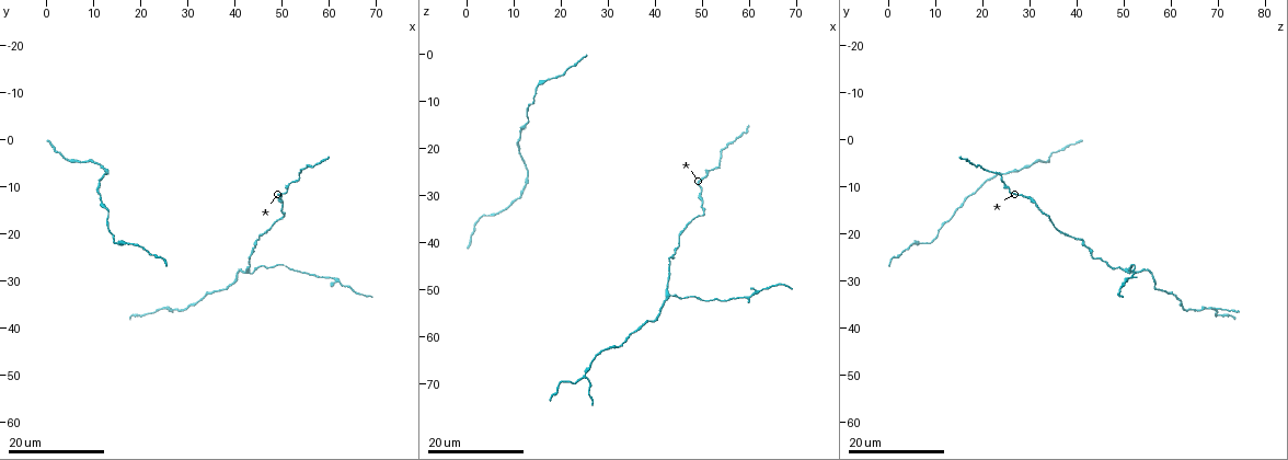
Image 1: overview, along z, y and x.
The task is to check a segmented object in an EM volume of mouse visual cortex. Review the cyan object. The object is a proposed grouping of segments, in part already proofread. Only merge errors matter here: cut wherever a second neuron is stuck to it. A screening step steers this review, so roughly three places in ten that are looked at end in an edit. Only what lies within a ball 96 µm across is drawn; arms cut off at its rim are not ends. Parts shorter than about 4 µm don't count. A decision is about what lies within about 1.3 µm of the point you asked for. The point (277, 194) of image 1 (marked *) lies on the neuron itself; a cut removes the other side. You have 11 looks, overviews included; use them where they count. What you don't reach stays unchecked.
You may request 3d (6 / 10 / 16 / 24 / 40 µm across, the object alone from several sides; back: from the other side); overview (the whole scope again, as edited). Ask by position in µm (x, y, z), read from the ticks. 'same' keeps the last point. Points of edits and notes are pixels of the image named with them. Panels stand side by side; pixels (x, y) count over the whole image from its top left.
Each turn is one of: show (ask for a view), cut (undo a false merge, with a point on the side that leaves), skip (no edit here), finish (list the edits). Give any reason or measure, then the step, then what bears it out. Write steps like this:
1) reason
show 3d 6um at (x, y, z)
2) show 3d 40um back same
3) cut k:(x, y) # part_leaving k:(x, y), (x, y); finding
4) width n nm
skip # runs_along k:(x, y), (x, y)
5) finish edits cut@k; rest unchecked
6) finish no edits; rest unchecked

calibre changes
show 3d 16um at (51.0, 11.0, 25.5)

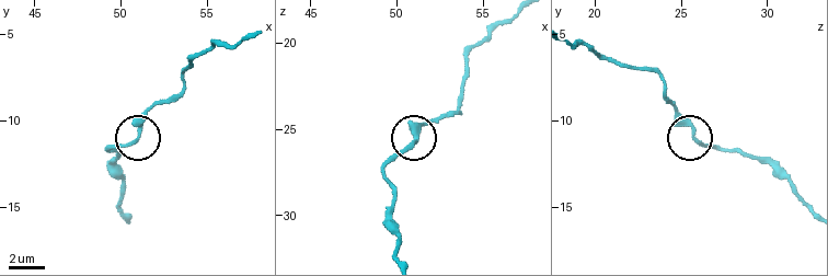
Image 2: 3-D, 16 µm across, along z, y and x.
closer look
show 3d 6um at (50.9, 11.1, 25.9)

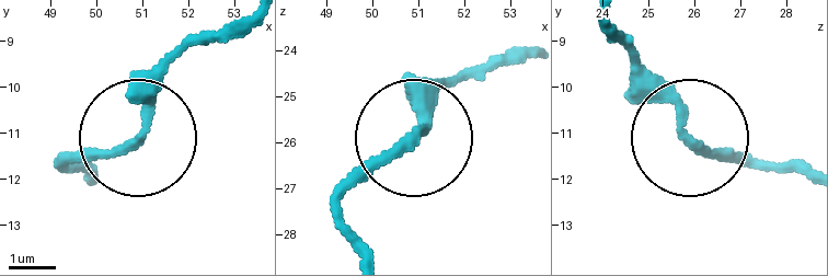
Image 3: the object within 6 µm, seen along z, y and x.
skip # runs_along 3:(337, 183), (380, 171), (447, 80); all the same neuron

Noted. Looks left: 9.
narrows sharply
show 3d 24um at (53.5, 8.0, 24.0)

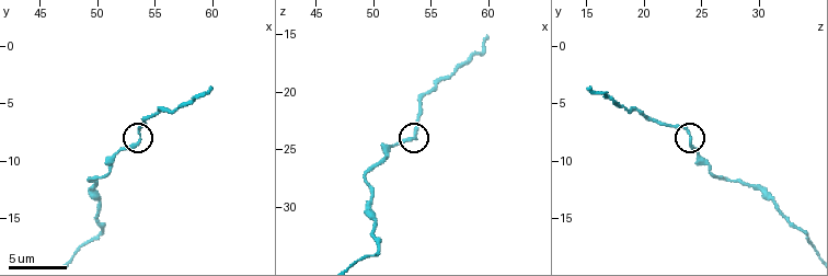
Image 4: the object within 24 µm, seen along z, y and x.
show 3d 6um at (53.8, 8.0, 24.2)

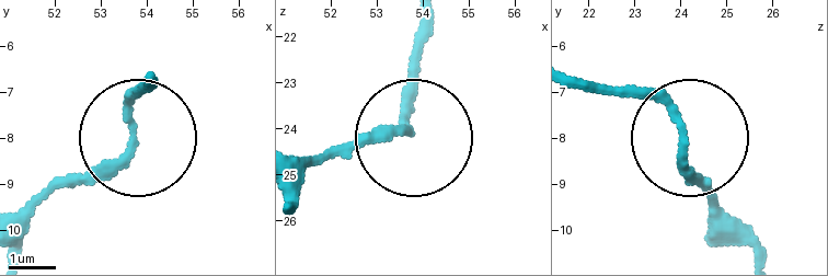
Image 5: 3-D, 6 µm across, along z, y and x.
width 180 nm
skip # runs_along 5:(743, 229), (696, 182), (671, 111), (593, 88); one neuron here

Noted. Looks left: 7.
arms part here
show 3d 24um at (43.0, 28.0, 51.5)

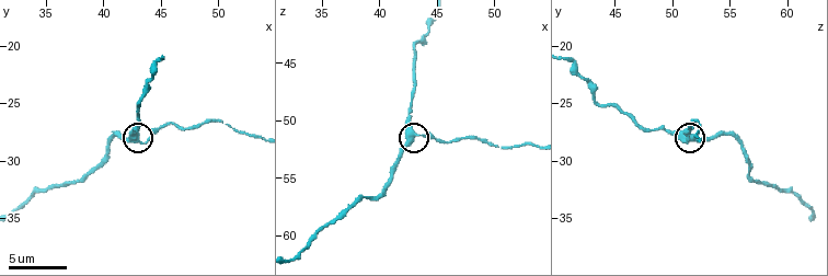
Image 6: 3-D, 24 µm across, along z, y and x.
show 3d 10um at (43.0, 28.0, 51.2)

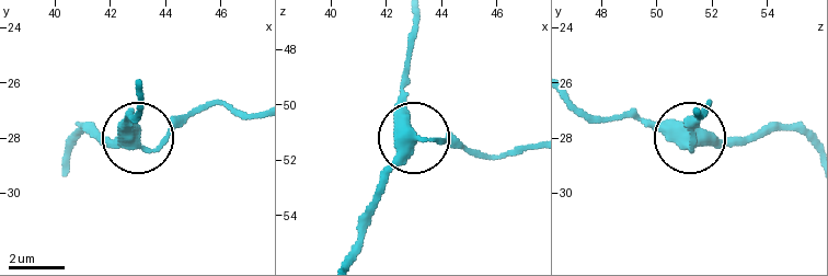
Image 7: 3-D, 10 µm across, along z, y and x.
width 330 nm
skip # all the same neuron

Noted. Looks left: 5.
thick turns thin
show 3d 24um at (62.0, 30.0, 51.0)

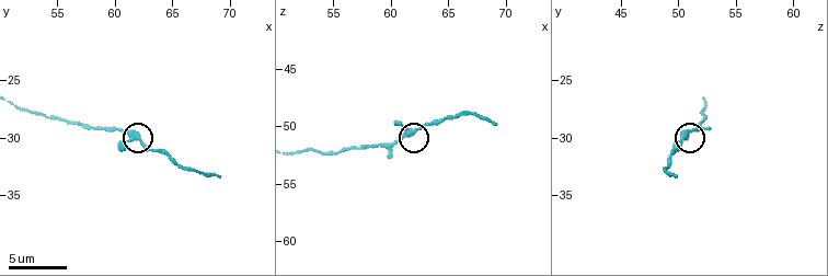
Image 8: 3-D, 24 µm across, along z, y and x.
zoom in
show 3d 10um at (62.0, 30.0, 50.6)

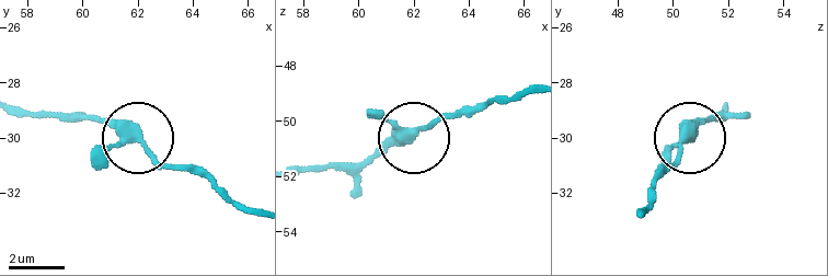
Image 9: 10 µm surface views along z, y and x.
show 3d 6um at (62.0, 30.1, 50.3)

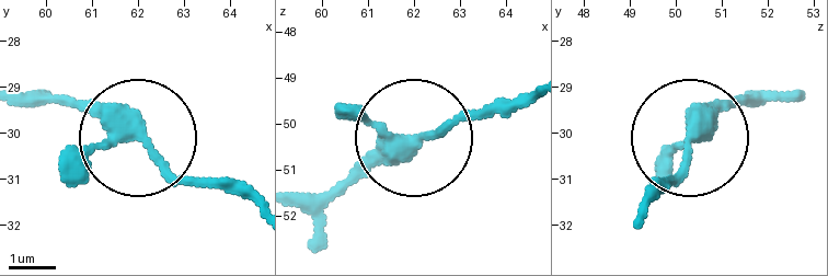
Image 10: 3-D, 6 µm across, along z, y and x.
skip # runs_along 10:(755, 95), (708, 119), (641, 209); all the same neuron

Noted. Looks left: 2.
arms part here
show 3d 24um at (25.0, 35.5, 68.5)

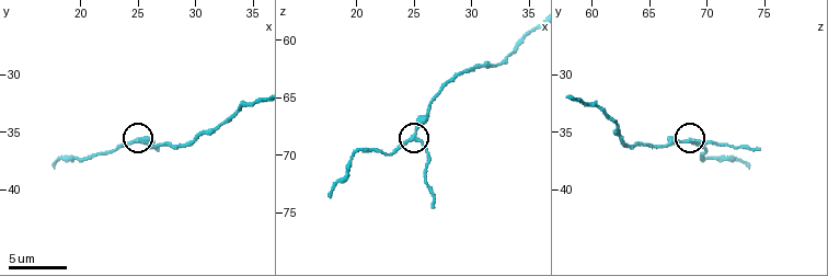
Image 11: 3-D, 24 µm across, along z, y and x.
show 3d 10um at (25.0, 35.8, 68.6)

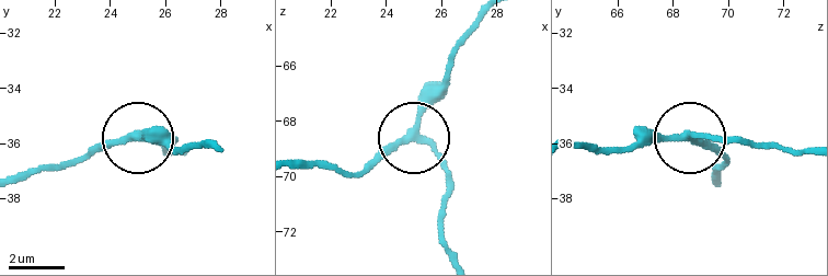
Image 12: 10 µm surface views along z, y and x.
side_arm 7 um
skip # runs_along 12:(482, 18), (416, 130), (449, 192); one neuron here

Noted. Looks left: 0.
finish no edits; rest unchecked

